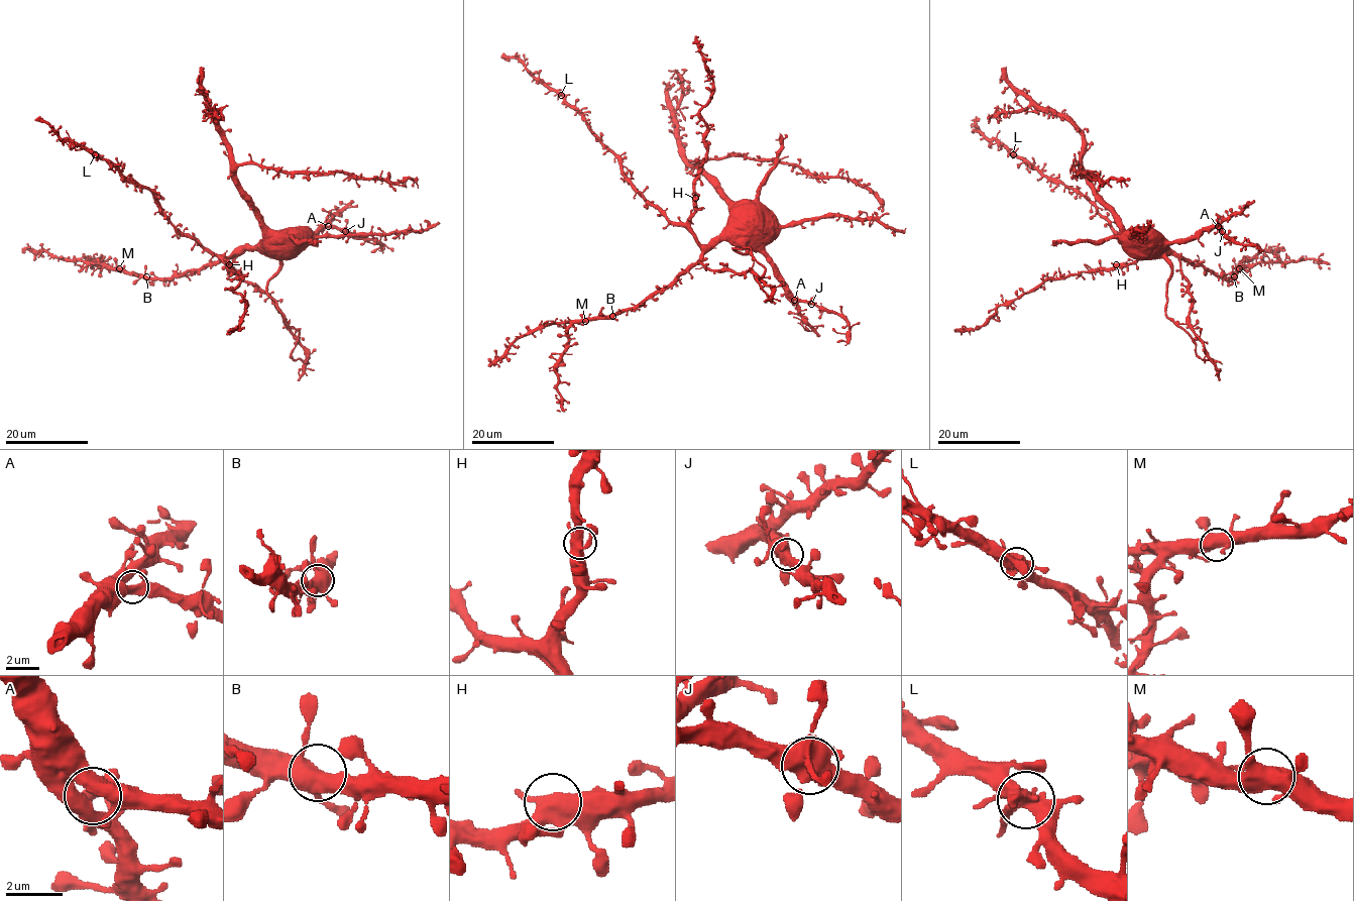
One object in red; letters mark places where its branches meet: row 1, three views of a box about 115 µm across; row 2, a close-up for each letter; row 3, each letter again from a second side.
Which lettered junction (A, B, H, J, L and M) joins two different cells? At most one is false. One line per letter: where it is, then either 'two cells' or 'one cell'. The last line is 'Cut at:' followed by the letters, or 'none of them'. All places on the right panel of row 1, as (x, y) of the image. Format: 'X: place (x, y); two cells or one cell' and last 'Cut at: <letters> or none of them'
A: place (1218, 226); one cell
B: place (1234, 276); one cell
H: place (1116, 264); one cell
J: place (1222, 231); one cell
L: place (1013, 154); one cell
M: place (1239, 268); one cell
Cut at: none of them

